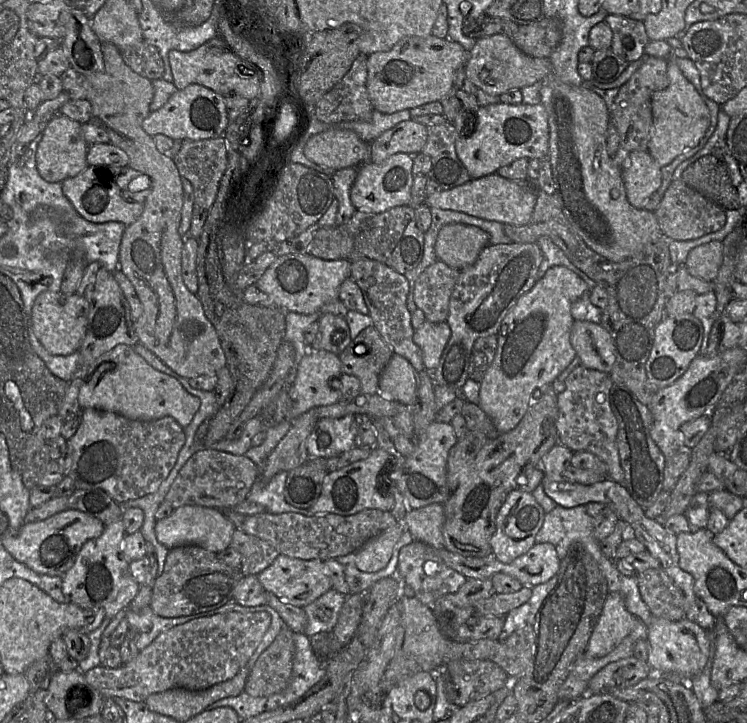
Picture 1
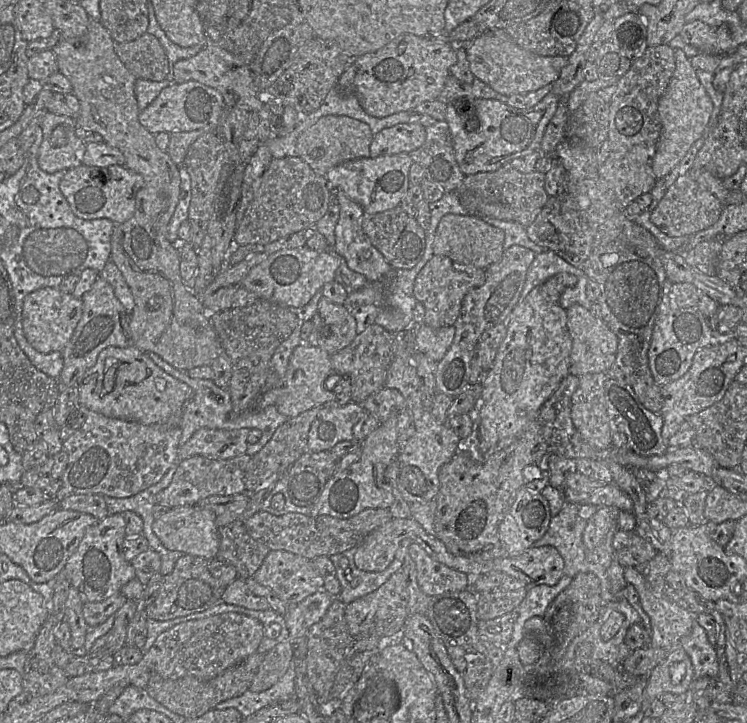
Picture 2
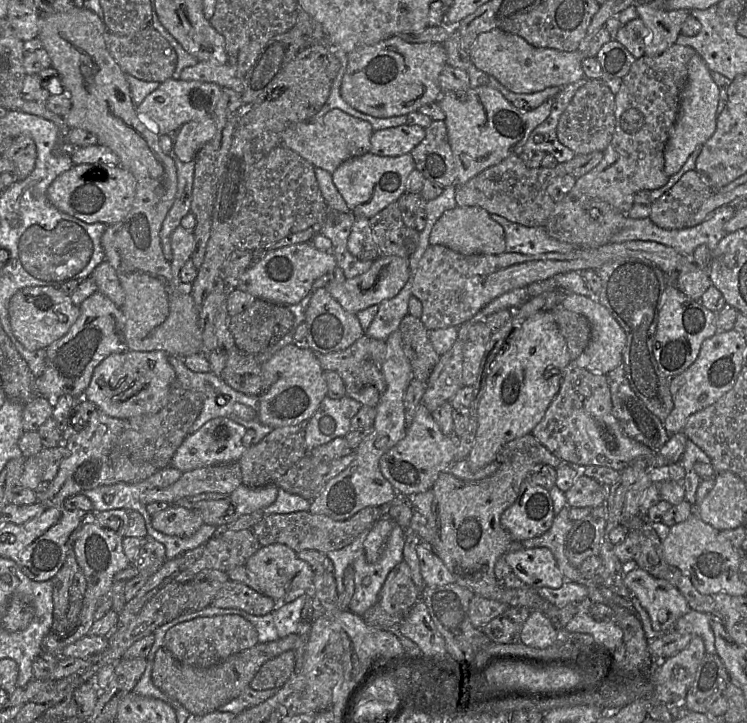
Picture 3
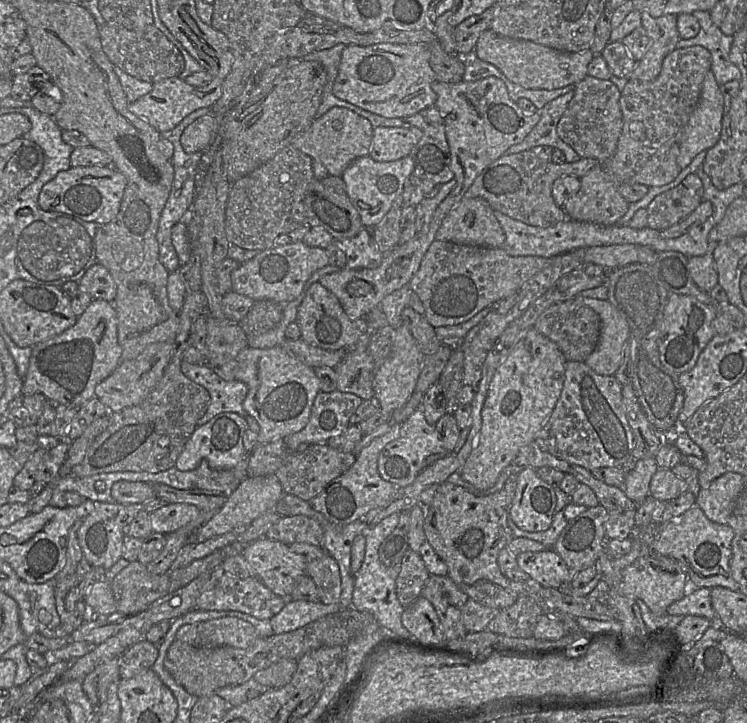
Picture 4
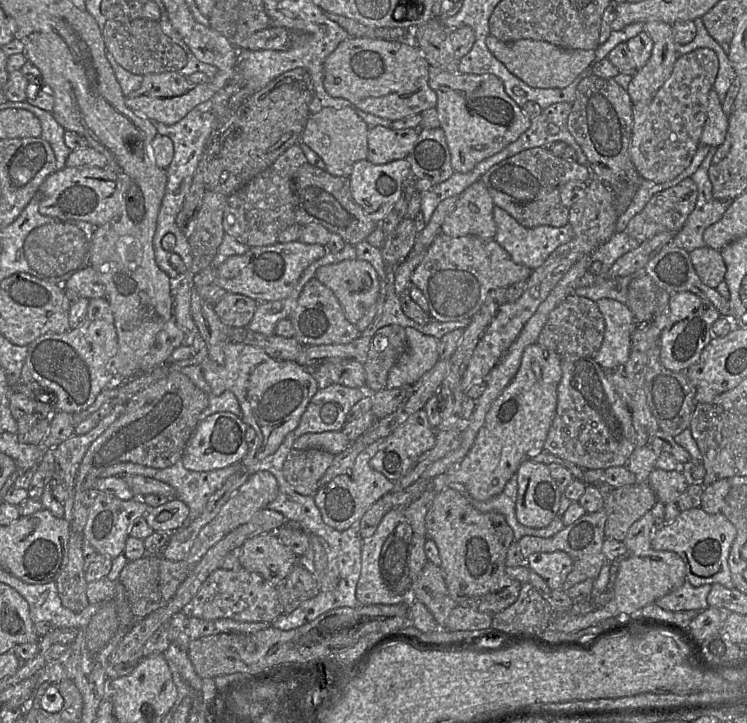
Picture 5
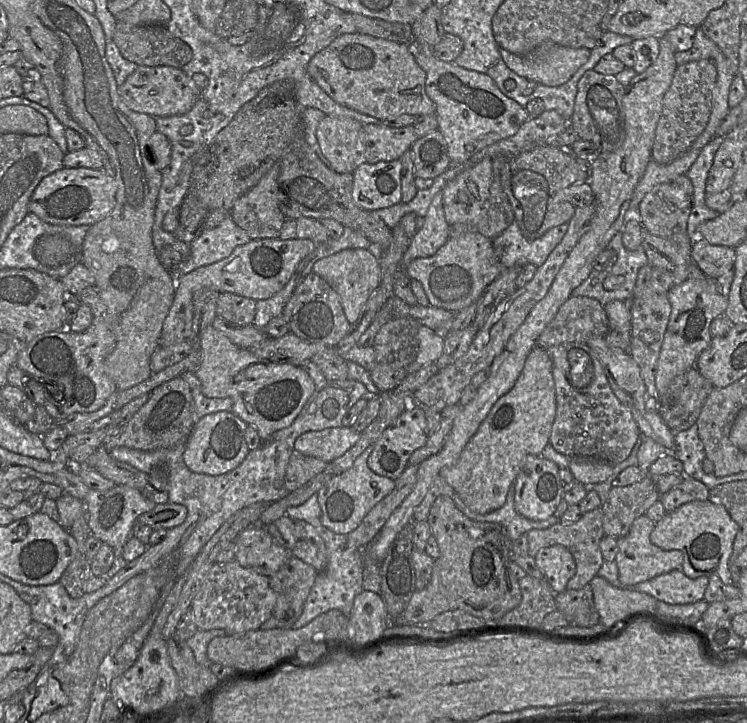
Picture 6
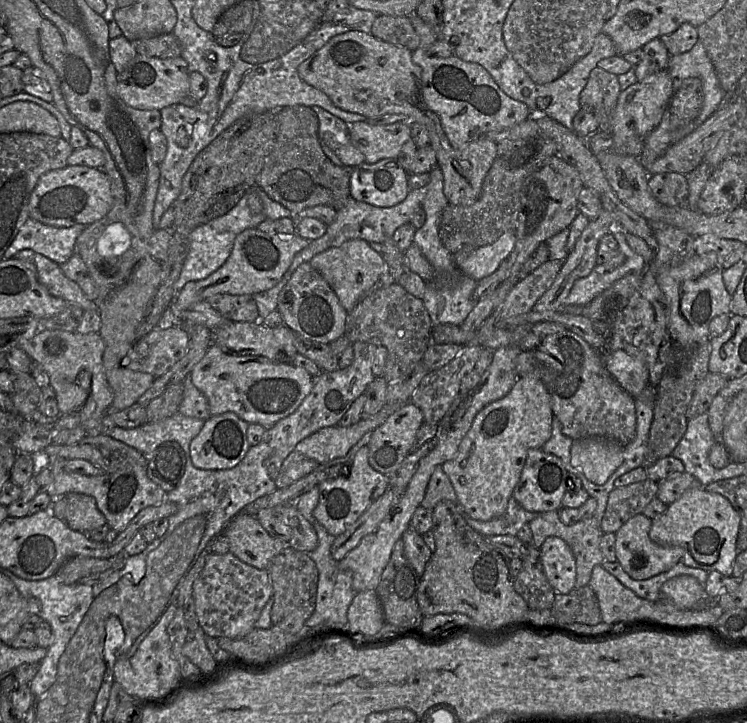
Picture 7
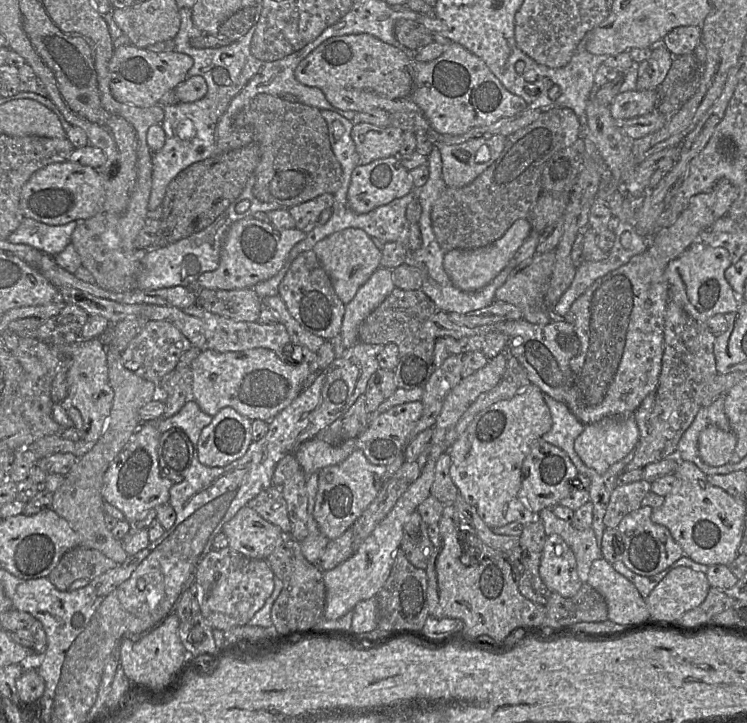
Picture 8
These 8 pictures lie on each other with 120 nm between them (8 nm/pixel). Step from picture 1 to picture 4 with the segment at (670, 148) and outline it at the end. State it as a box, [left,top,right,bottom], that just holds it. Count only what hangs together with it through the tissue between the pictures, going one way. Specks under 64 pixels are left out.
[677,70,724,170]

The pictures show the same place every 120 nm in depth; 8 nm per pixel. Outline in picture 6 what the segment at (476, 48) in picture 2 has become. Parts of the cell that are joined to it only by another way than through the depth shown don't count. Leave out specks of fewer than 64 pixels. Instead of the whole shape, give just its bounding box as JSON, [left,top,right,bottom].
[500,41,590,86]

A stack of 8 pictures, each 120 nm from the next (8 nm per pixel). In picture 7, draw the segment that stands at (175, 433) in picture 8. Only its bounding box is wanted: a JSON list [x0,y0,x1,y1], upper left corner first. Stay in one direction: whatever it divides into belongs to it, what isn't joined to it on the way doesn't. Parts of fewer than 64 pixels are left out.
[144,442,186,493]

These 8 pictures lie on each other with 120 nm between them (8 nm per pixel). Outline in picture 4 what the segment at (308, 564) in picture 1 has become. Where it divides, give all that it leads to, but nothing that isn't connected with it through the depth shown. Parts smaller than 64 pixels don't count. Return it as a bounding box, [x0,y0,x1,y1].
[242,537,306,598]

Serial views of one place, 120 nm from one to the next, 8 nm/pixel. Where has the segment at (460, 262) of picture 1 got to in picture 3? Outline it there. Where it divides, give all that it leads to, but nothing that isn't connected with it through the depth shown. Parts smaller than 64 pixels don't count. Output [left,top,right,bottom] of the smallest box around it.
[429,206,506,255]

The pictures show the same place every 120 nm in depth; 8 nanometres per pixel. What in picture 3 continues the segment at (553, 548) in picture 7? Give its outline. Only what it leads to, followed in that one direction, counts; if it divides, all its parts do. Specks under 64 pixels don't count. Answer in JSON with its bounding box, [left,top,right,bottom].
[503,547,567,588]

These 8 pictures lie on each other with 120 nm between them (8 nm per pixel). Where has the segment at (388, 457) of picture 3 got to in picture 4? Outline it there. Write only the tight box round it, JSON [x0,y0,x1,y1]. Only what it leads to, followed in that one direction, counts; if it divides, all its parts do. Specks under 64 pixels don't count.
[378,409,443,488]

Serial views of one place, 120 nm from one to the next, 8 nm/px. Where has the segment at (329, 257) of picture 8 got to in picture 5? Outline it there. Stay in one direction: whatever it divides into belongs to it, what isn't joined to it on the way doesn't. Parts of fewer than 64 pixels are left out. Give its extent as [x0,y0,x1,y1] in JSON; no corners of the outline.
[315,260,380,325]

